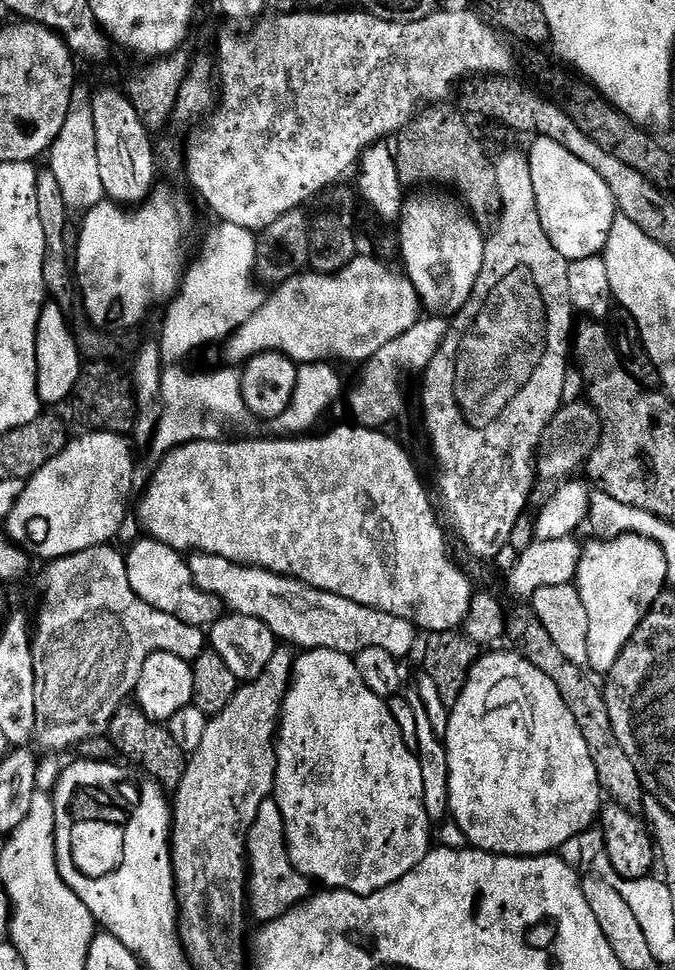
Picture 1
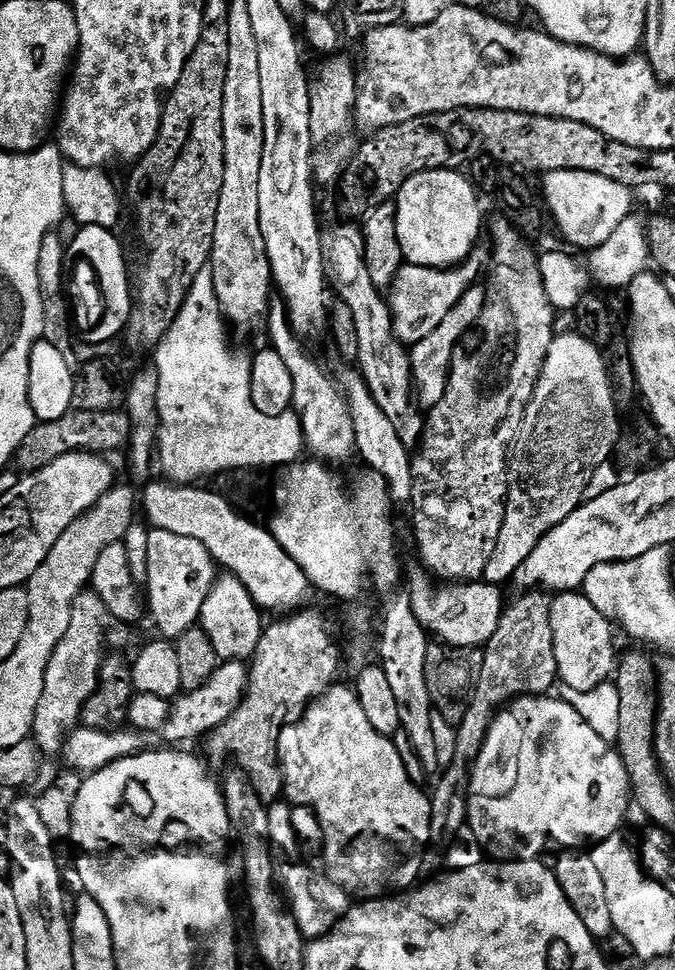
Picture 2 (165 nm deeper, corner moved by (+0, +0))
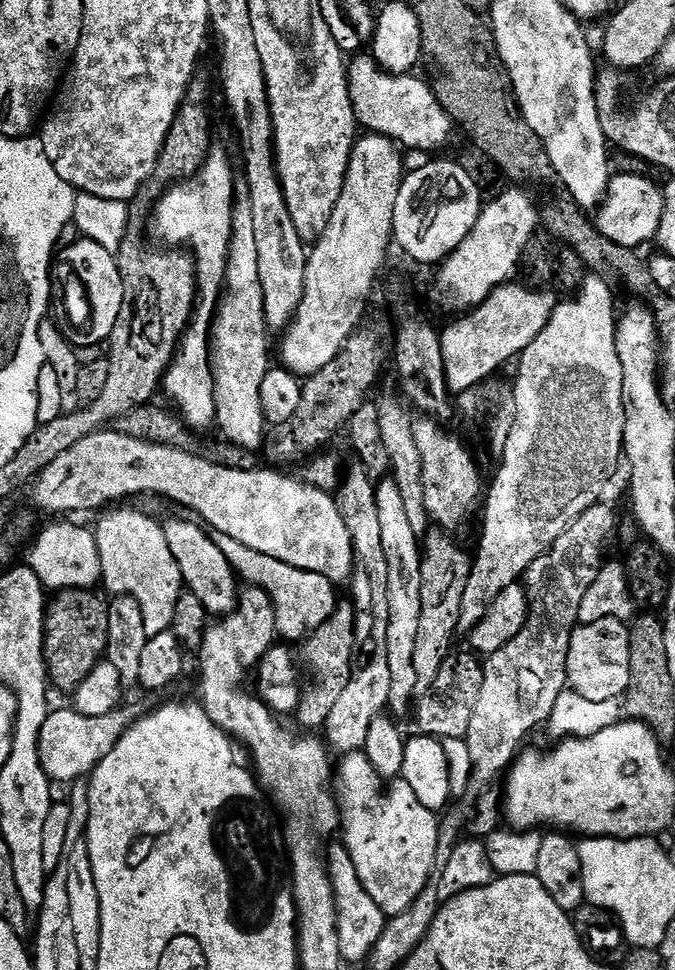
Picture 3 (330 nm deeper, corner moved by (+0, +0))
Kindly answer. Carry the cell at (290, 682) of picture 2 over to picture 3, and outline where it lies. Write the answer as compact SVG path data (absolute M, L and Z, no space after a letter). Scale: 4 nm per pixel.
M340 602L337 603L336 608L332 612L332 617L330 617L326 622L322 622L322 626L318 626L318 630L312 633L311 636L308 637L307 640L303 641L302 648L304 648L304 660L303 663L306 665L308 663L308 668L312 671L312 676L316 679L316 689L313 692L305 691L300 698L300 707L299 711L303 712L320 712L320 714L327 714L328 711L331 710L334 706L334 702L338 702L339 696L342 695L342 690L346 690L346 682L350 682L350 674L352 673L352 651L354 650L354 618L356 617L356 611L352 608L351 603L348 602Z

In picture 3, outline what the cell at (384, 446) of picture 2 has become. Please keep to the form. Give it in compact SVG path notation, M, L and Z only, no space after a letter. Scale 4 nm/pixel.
M385 478L376 484L376 505L378 519L382 526L382 551L386 553L386 598L390 602L390 626L386 626L386 652L389 655L390 698L389 711L401 718L407 714L414 694L417 691L417 674L414 669L414 645L418 640L418 618L422 618L422 542L414 534L414 526L410 526L410 518L406 514L406 506L402 503L402 490L395 479Z

